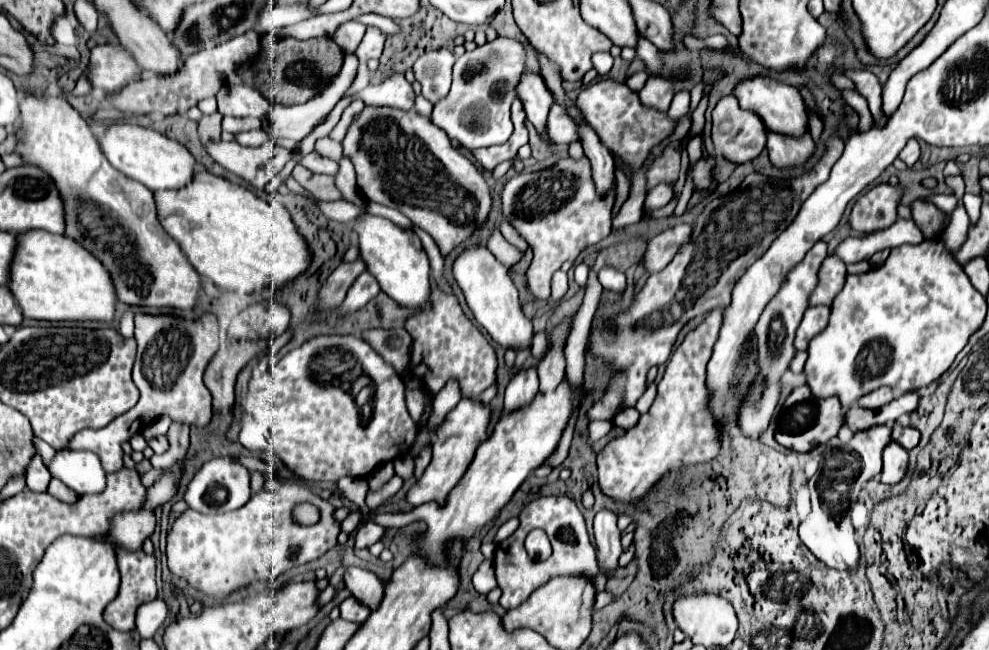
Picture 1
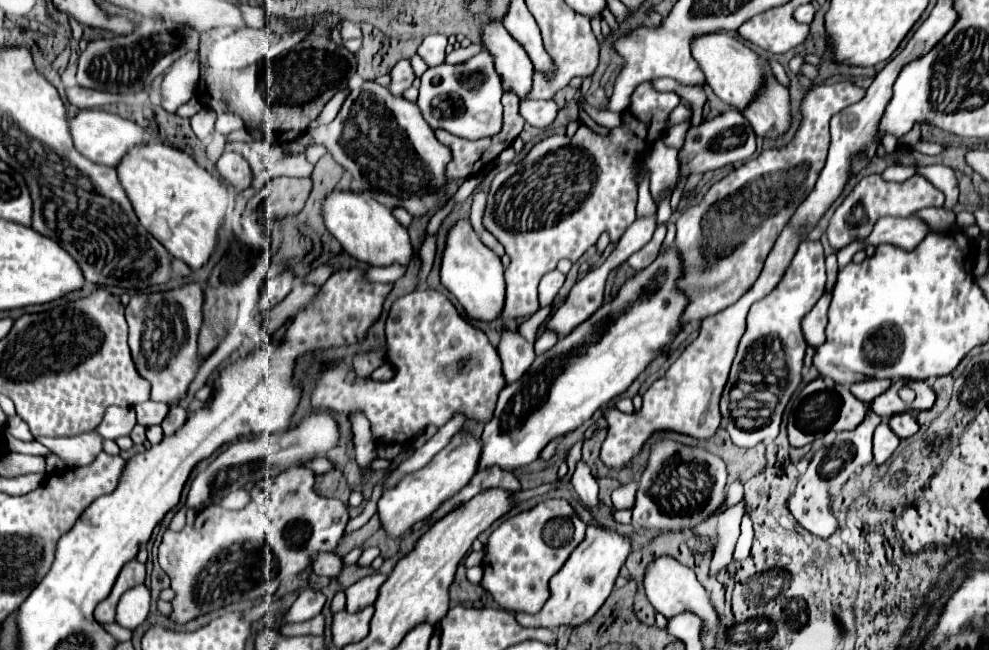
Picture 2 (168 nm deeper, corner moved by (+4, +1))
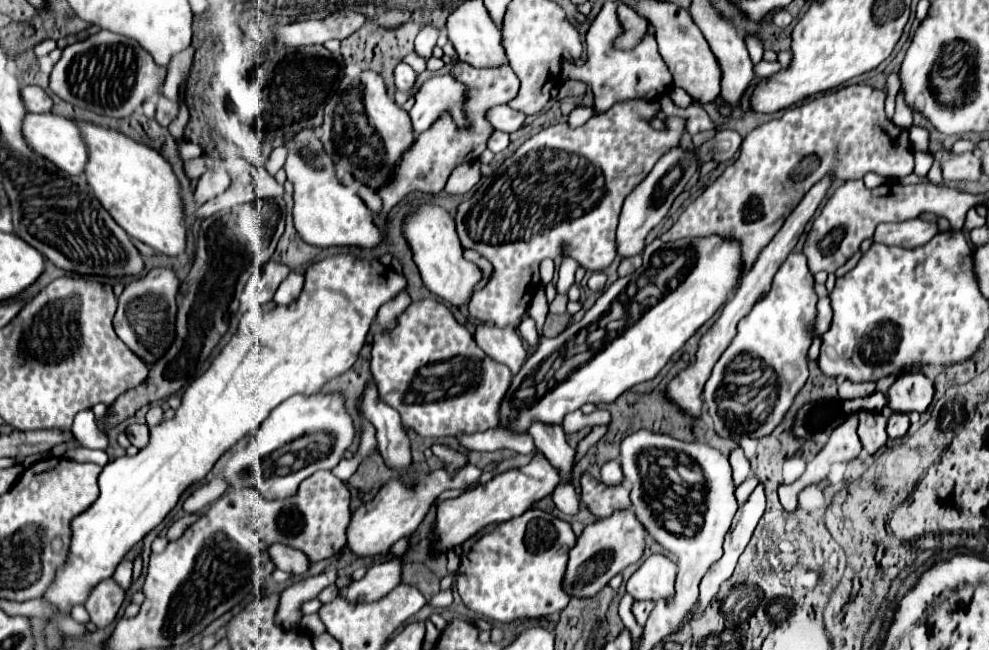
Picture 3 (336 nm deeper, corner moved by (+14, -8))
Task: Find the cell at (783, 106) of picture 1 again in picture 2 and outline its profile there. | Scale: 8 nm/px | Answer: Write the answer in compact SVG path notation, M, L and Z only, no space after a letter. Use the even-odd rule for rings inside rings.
M712 32L698 36L696 40L692 40L690 50L692 50L692 58L698 62L700 70L704 72L706 84L714 90L714 94L720 100L736 106L738 110L744 110L744 106L750 104L750 100L756 96L756 92L762 86L764 74L770 70L768 62L762 60L750 46L732 38L726 32Z

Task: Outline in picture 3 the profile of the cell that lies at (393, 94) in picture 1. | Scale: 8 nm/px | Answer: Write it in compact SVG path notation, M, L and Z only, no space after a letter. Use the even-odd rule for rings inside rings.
M398 63L398 67L394 69L394 83L398 91L408 91L416 81L416 73L412 67L408 67L406 63Z

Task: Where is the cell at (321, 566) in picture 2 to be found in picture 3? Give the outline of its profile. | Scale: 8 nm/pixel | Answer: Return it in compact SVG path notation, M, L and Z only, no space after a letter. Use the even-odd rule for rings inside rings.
M276 545L270 549L270 555L272 555L276 567L286 573L306 575L310 571L310 559L306 555L302 555L302 551L298 551L298 549Z

